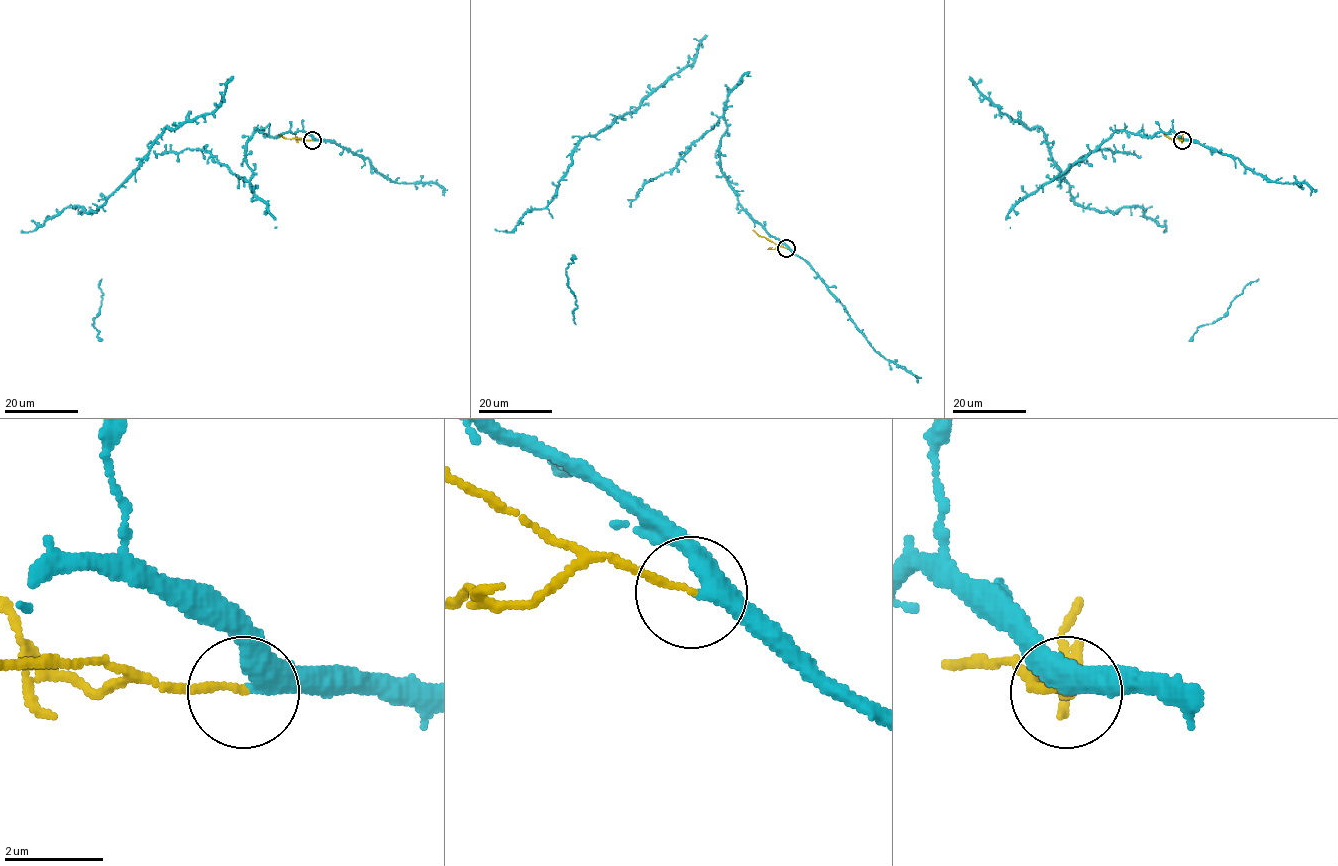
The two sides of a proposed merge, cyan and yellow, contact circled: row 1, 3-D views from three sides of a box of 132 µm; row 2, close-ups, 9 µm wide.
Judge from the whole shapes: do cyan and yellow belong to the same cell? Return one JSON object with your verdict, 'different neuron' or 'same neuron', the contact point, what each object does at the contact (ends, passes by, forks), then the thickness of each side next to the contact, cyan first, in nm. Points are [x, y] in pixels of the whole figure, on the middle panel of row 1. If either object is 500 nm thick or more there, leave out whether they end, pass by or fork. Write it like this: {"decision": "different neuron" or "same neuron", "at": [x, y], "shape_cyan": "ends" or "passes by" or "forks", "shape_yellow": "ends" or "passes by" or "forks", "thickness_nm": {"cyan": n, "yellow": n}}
{"decision": "different neuron", "at": [786, 248], "shape_cyan": "passes by", "shape_yellow": "ends", "thickness_nm": {"cyan": 400, "yellow": 130}}

